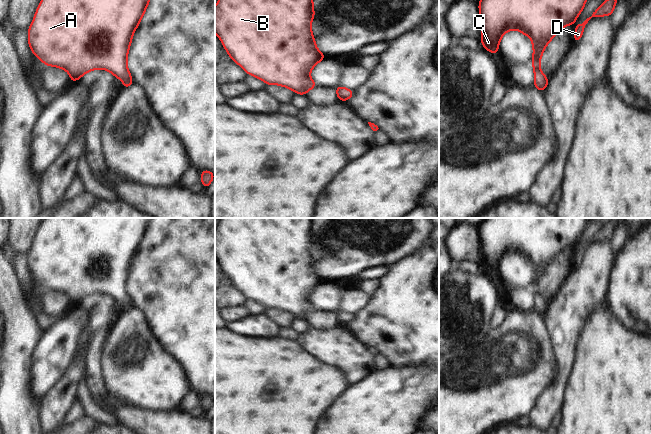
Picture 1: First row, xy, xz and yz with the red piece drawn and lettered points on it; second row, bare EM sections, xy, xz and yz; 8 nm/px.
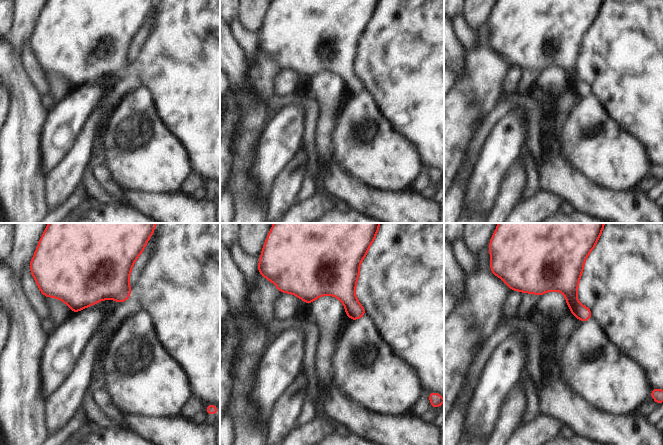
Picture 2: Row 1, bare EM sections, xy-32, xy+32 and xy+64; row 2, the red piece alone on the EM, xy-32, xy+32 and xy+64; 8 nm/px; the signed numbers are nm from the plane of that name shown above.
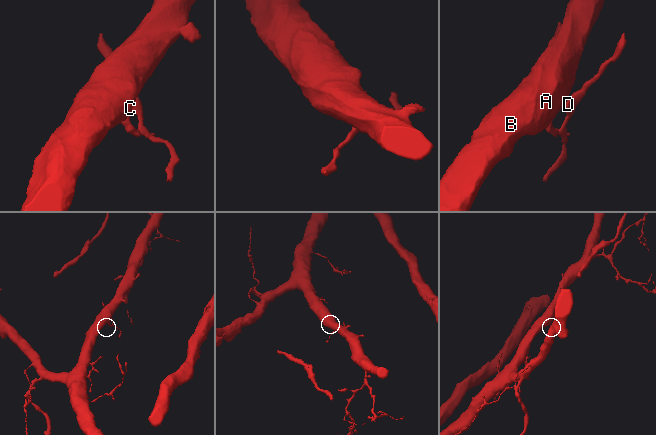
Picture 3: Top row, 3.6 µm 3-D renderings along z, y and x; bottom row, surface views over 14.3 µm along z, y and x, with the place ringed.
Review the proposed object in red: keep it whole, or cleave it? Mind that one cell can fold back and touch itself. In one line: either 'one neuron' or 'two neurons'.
one neuron

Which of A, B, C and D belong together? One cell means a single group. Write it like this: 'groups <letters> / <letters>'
groups A B C D

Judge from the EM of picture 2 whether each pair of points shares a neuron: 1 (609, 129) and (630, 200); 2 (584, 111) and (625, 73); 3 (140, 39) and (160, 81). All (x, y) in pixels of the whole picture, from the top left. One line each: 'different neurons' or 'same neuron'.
1: different neurons
2: different neurons
3: different neurons

